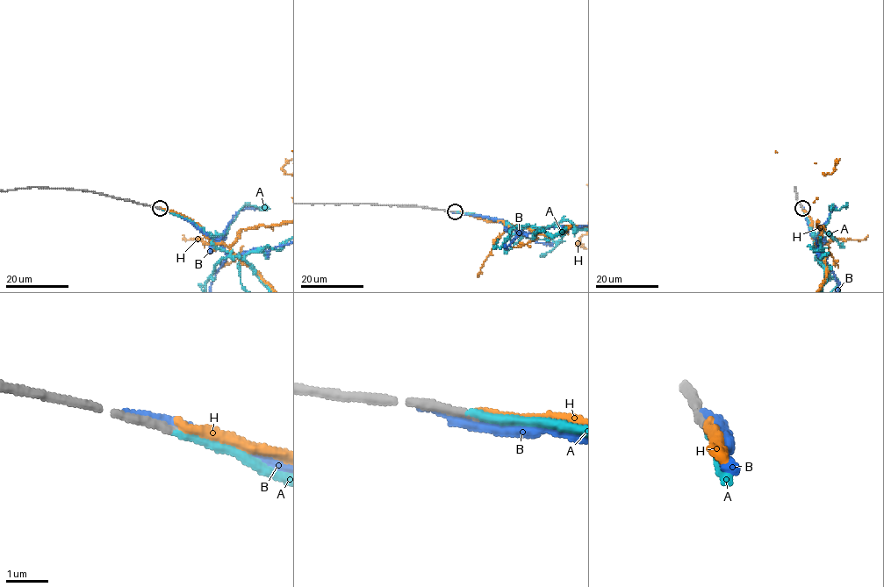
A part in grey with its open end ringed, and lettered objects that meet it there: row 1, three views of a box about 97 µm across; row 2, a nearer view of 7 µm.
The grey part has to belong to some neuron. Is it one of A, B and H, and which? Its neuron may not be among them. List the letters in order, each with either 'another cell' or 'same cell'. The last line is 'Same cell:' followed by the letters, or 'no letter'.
A: same cell
B: another cell
H: another cell
Same cell: A

